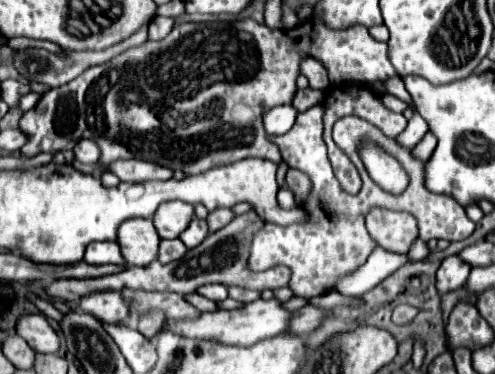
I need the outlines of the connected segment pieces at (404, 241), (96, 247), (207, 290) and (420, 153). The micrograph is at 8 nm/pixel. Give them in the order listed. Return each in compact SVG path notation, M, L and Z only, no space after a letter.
M374 208L366 216L366 228L380 247L399 254L409 252L408 234L412 234L412 236L418 234L416 220L412 214L388 212L382 208Z
M92 242L86 248L84 262L88 264L124 264L124 258L120 256L120 248L116 242Z
M208 284L208 286L200 286L196 292L198 292L200 296L206 296L206 298L214 300L214 302L222 302L222 300L228 298L228 288L226 288L224 284Z
M428 132L428 134L426 134L426 136L424 136L416 146L414 146L412 156L418 158L418 160L428 160L428 158L432 156L434 148L436 148L436 138L434 138L432 132Z

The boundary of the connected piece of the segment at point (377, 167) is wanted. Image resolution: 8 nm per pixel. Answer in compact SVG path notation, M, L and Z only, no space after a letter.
M368 144L362 150L362 160L372 180L376 180L382 189L393 194L400 194L406 189L409 182L408 175L400 163L396 162L396 158L382 152L382 148Z

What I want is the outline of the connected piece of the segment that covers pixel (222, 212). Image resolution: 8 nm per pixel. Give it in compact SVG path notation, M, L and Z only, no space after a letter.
M228 208L214 210L214 212L210 212L208 218L206 218L206 220L208 220L208 230L210 230L210 232L216 232L216 230L224 228L232 218L234 218L234 212L228 210Z

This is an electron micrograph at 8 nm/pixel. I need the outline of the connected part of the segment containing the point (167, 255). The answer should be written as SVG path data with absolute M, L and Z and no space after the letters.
M162 239L160 240L160 252L158 252L158 260L162 264L168 264L168 262L174 262L178 258L182 258L186 254L186 246L179 239Z

